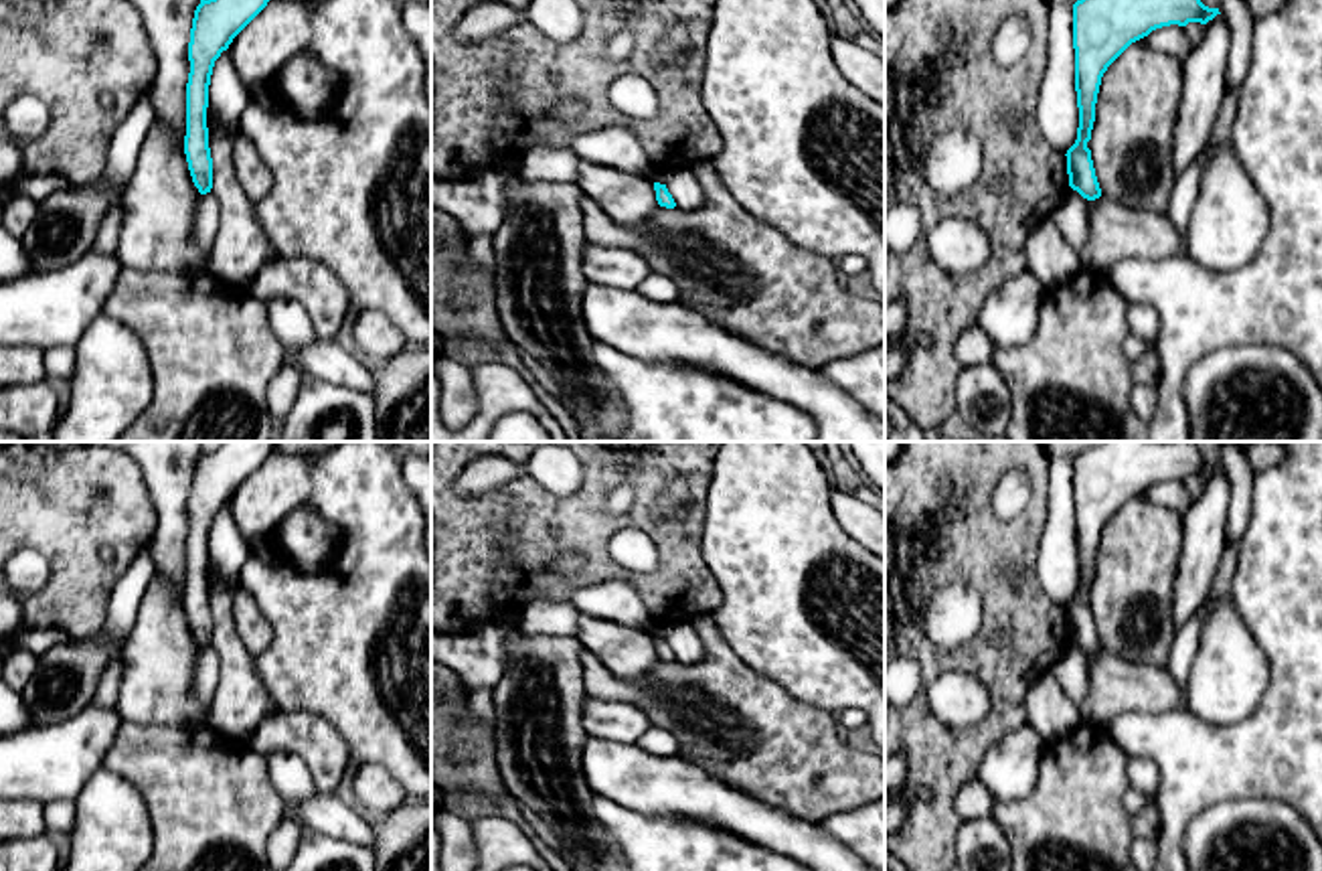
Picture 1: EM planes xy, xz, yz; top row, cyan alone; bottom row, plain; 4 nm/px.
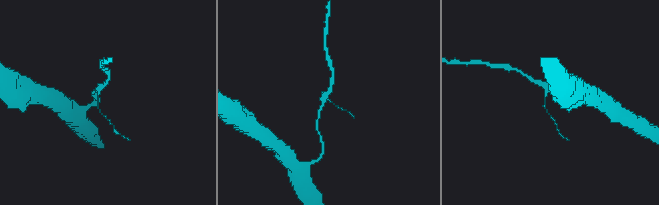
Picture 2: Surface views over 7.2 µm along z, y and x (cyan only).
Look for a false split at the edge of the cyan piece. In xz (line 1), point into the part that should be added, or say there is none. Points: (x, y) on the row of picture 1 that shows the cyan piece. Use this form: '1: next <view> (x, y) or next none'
1: next none

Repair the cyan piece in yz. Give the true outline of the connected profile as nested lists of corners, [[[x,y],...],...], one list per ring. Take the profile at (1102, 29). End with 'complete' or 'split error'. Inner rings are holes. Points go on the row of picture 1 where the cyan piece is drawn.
[[[1077,0],[1073,4],[1075,91],[1079,107],[1079,128],[1077,140],[1065,156],[1069,186],[1083,199],[1095,201],[1101,196],[1087,142],[1091,140],[1097,93],[1107,67],[1132,43],[1148,36],[1156,28],[1170,24],[1186,26],[1188,22],[1207,24],[1217,14],[1221,14],[1219,8],[1209,8],[1201,0]]] | complete

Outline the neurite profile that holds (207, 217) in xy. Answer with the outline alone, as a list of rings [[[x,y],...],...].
[[[213,192],[200,194],[196,211],[194,211],[190,239],[198,247],[209,251],[219,233],[219,225],[221,225],[221,207],[217,199],[213,196]]]

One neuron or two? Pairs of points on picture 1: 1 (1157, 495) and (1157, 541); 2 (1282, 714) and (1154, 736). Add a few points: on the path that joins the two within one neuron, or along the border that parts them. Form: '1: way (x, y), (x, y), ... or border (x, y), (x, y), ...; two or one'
1: border (1142, 493), (1150, 501), (1165, 505), (1179, 519); two
2: way (1250, 740), (1187, 740); one

